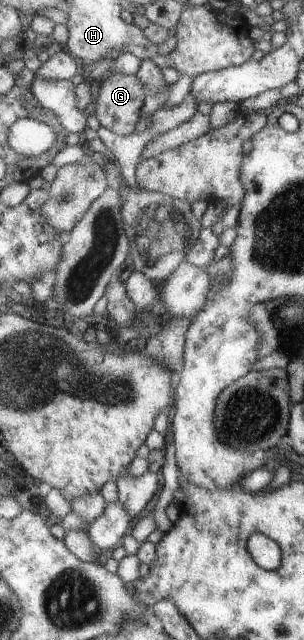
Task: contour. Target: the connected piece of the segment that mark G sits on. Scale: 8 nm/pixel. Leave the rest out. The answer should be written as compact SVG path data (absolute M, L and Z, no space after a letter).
M114 72L98 92L93 112L99 124L119 135L136 133L148 95L147 85L136 74Z

